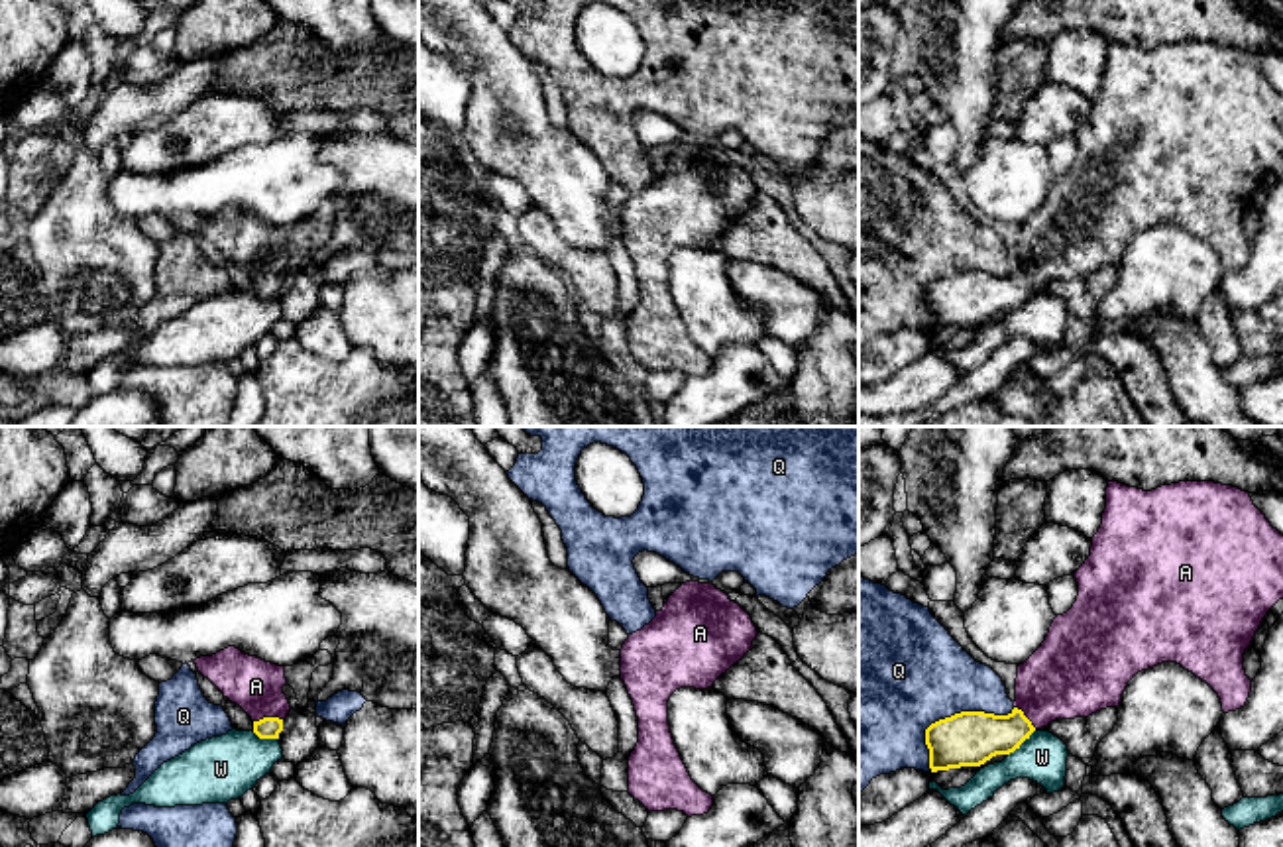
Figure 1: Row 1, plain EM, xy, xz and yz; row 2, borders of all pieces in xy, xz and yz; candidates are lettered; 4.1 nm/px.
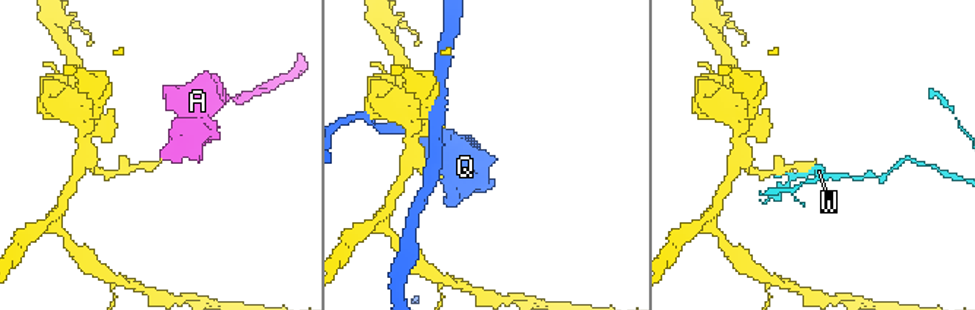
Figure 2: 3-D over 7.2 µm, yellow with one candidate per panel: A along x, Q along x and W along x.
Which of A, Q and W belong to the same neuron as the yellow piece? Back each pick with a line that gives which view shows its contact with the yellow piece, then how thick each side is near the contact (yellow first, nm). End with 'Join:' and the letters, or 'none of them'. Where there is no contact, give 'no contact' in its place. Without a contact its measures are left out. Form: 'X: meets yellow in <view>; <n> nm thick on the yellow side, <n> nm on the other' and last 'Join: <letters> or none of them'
A: meets yellow in xy; 90 nm thick on the yellow side, 220 nm on the other
Join: A

